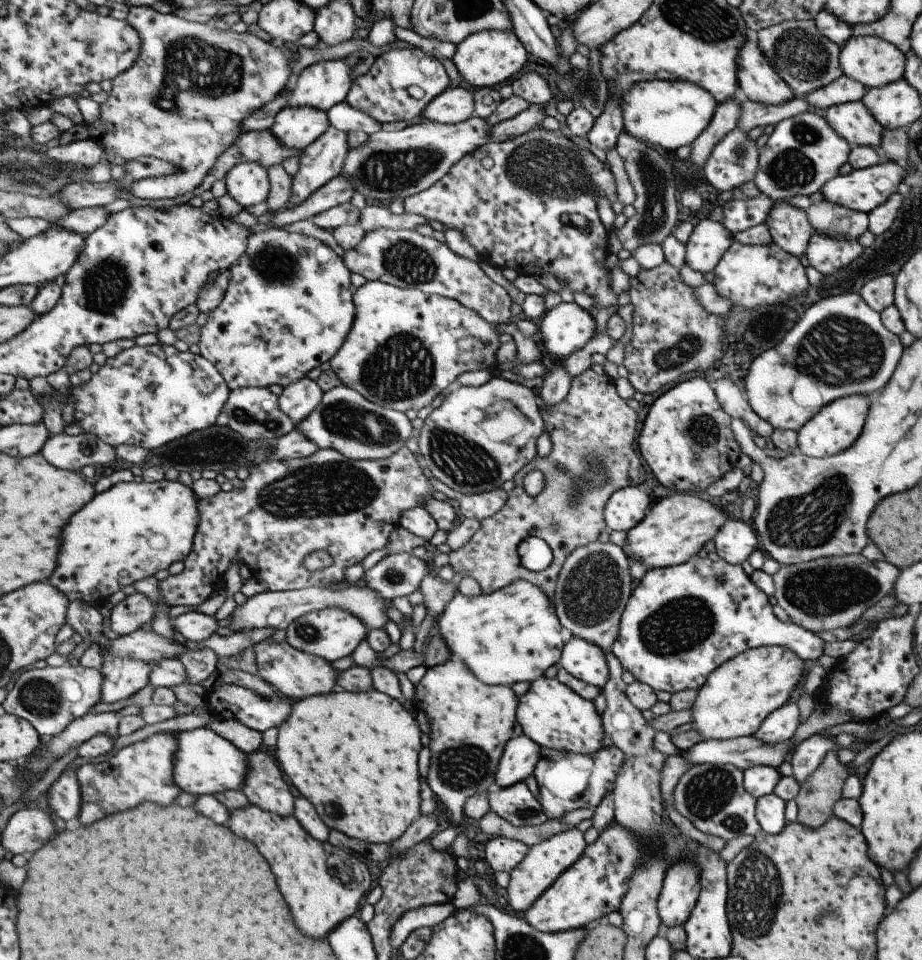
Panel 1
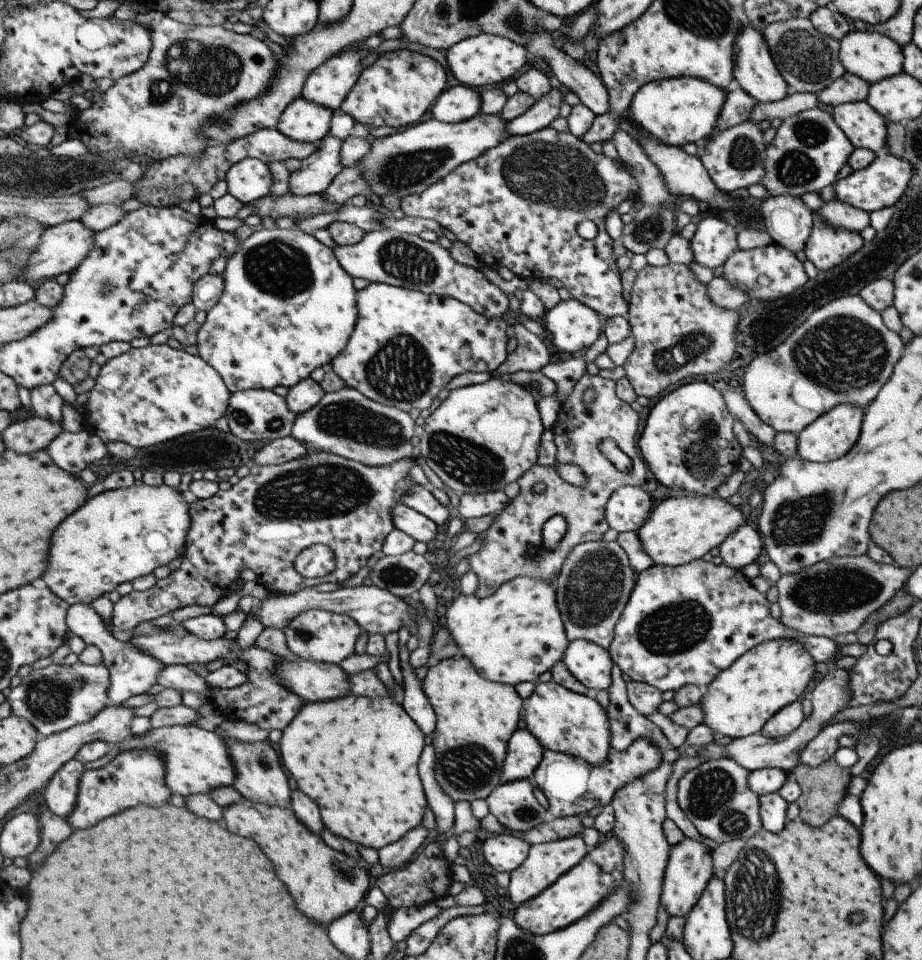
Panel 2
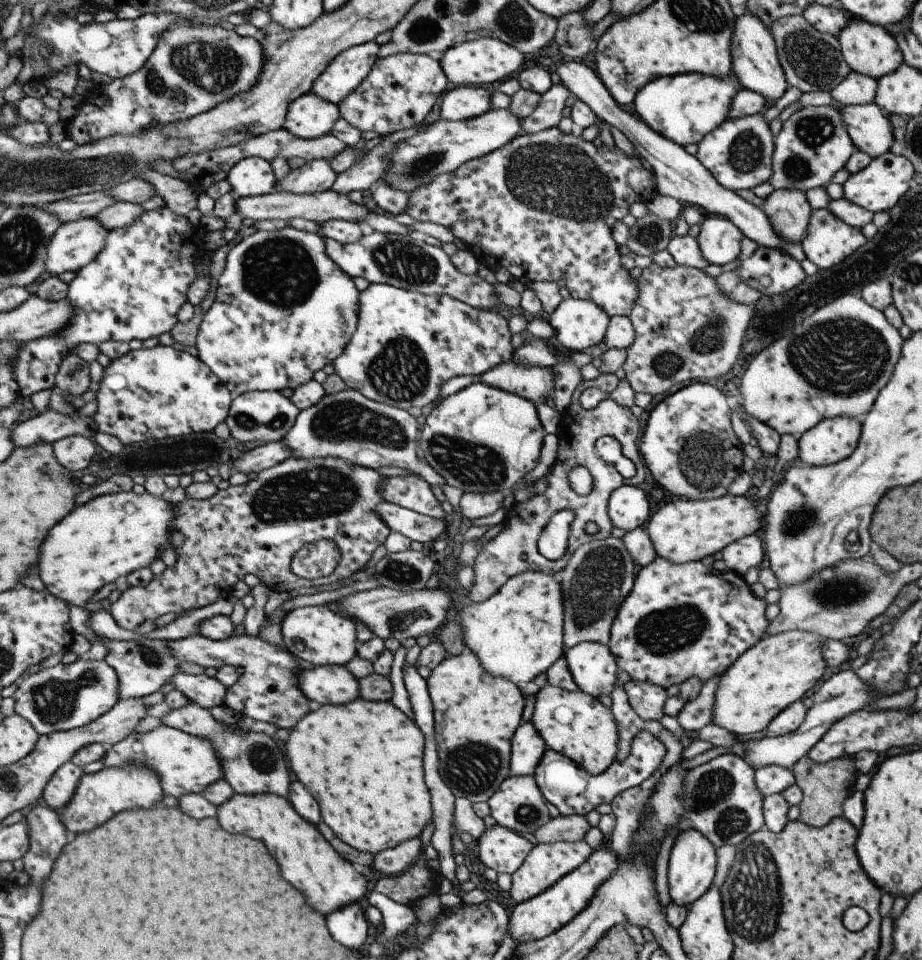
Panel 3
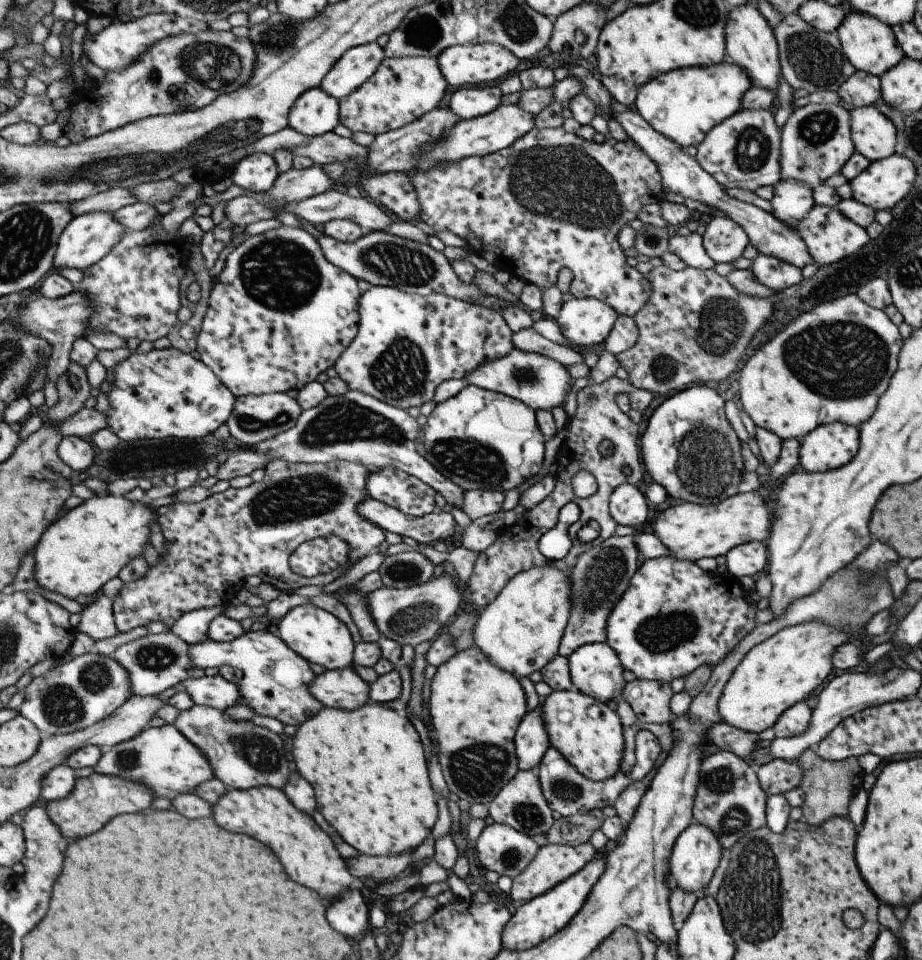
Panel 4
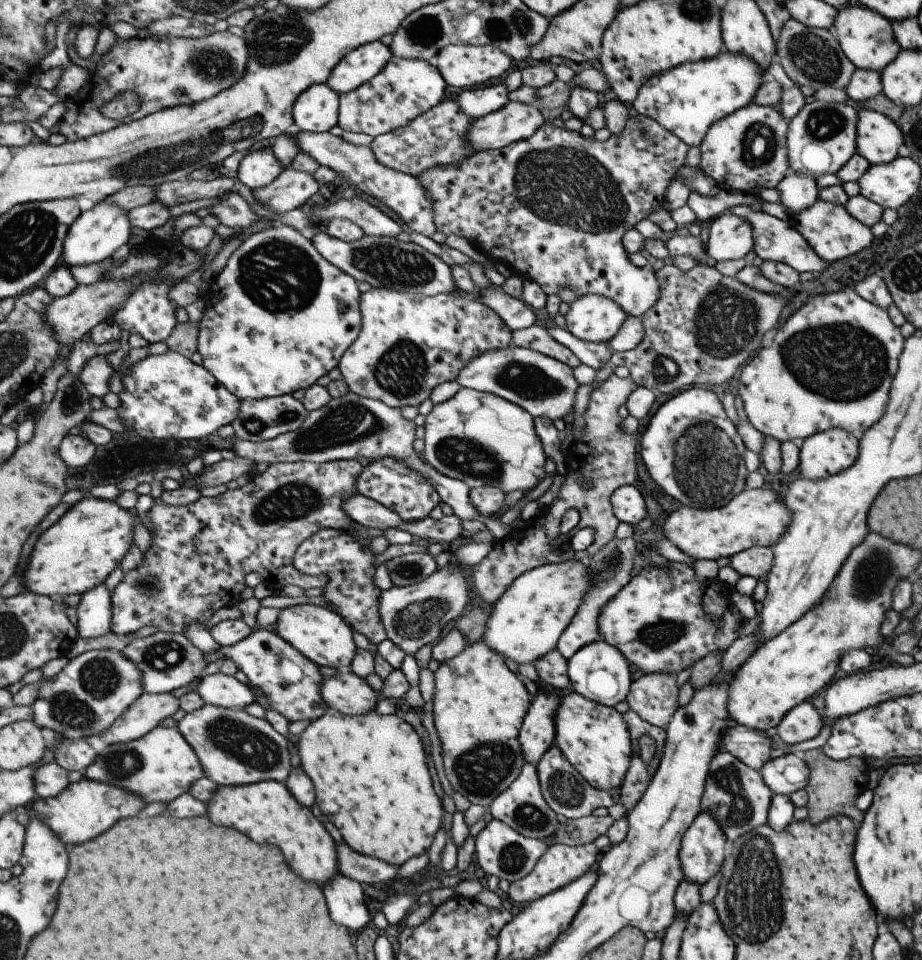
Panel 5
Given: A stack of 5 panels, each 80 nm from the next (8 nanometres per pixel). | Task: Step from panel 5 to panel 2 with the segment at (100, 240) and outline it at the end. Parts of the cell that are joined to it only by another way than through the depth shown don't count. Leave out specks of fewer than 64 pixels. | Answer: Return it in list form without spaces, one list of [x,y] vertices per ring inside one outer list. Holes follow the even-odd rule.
[[[67,221],[49,227],[40,247],[30,260],[26,272],[16,280],[37,285],[47,279],[57,279],[59,275],[70,274],[90,255],[95,246],[97,233],[87,228],[81,221]]]

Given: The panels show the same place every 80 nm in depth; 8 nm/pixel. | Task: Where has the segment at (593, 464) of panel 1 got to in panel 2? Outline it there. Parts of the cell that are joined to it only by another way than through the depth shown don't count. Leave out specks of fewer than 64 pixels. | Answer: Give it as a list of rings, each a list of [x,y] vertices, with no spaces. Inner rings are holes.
[[[581,376],[573,385],[571,392],[560,404],[556,423],[550,428],[556,446],[555,462],[557,464],[577,465],[587,477],[586,485],[573,487],[567,484],[559,475],[555,466],[540,467],[533,465],[517,480],[519,494],[505,505],[495,516],[488,529],[479,536],[484,538],[479,550],[464,558],[469,559],[469,568],[476,574],[478,585],[473,596],[484,599],[491,596],[503,583],[516,576],[528,576],[547,581],[552,587],[560,568],[574,546],[585,541],[601,539],[602,534],[610,528],[605,520],[604,508],[611,493],[620,486],[640,486],[645,480],[644,460],[639,457],[635,432],[637,432],[637,413],[629,404],[617,399],[614,393],[614,382],[606,378]],[[587,388],[595,390],[593,401],[583,404],[581,395]],[[611,438],[619,450],[626,454],[632,464],[631,472],[625,474],[613,467],[599,452],[597,445],[601,440]],[[537,482],[545,484],[545,490],[535,493],[531,487]],[[553,515],[563,515],[566,520],[566,533],[554,551],[541,549],[541,529],[543,523]],[[529,547],[538,550],[538,559],[534,561],[524,557]]]

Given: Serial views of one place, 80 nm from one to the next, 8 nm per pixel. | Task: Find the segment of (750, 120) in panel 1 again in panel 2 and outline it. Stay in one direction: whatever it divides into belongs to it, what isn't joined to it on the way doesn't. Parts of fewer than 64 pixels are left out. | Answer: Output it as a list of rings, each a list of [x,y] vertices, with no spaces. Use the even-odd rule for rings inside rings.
[[[793,93],[789,97],[785,96],[781,100],[770,103],[756,102],[756,106],[749,119],[755,121],[757,124],[764,119],[771,121],[773,118],[780,118],[783,120],[802,110],[817,106],[820,105],[815,93]]]

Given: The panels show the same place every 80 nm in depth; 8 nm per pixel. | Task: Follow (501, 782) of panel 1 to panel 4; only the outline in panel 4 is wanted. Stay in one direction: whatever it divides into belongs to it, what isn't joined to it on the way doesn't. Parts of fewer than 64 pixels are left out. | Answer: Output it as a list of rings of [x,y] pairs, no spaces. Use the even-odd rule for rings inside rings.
[[[541,700],[537,707],[523,715],[514,734],[514,749],[518,770],[521,771],[534,770],[550,747],[540,704]]]

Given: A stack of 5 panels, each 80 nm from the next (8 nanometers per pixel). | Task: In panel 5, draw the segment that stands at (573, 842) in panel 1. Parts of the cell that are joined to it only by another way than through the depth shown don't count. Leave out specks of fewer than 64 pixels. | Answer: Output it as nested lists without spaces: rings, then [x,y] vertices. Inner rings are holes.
[[[549,841],[545,852],[539,857],[535,866],[527,876],[509,883],[507,890],[508,898],[519,902],[519,904],[532,903],[538,898],[544,897],[558,888],[573,882],[577,877],[593,870],[597,863],[597,853],[599,850],[593,843],[587,843],[581,846],[569,846],[557,842]]]

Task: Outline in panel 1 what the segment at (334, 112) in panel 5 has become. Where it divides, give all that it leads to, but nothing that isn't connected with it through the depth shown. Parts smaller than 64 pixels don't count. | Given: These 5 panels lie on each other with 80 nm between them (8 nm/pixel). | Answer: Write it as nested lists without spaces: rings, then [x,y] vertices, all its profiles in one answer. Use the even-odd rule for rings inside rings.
[[[309,105],[287,106],[277,115],[271,131],[285,146],[305,150],[328,130],[329,126],[326,111]]]

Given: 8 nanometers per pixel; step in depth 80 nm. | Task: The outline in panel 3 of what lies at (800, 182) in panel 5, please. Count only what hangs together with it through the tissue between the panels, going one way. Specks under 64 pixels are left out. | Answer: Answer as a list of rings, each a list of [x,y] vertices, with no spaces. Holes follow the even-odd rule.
[[[795,189],[771,191],[764,199],[762,209],[774,233],[790,243],[801,240],[812,211],[805,192]]]

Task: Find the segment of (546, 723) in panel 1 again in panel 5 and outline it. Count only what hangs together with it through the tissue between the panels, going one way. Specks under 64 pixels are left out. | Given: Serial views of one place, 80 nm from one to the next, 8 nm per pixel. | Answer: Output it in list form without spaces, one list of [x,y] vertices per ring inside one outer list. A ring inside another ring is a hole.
[[[567,690],[560,696],[554,725],[554,744],[587,784],[600,791],[620,788],[630,765],[631,743],[625,721],[613,707],[597,704]]]

